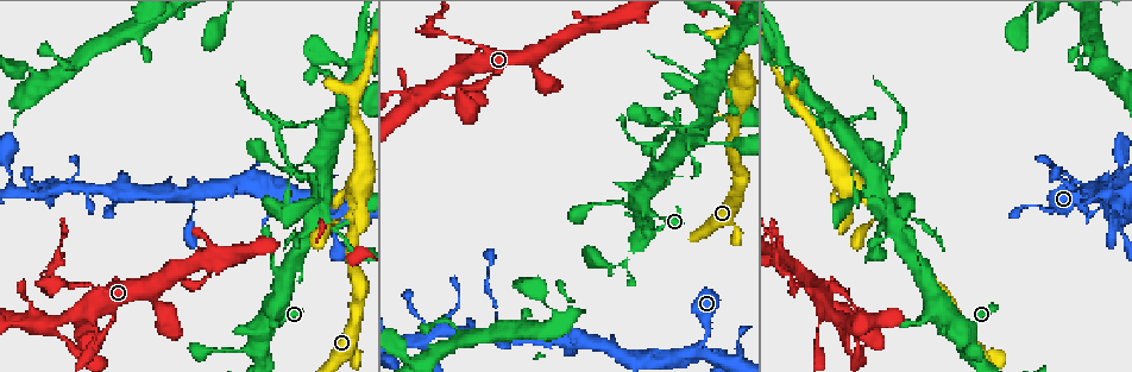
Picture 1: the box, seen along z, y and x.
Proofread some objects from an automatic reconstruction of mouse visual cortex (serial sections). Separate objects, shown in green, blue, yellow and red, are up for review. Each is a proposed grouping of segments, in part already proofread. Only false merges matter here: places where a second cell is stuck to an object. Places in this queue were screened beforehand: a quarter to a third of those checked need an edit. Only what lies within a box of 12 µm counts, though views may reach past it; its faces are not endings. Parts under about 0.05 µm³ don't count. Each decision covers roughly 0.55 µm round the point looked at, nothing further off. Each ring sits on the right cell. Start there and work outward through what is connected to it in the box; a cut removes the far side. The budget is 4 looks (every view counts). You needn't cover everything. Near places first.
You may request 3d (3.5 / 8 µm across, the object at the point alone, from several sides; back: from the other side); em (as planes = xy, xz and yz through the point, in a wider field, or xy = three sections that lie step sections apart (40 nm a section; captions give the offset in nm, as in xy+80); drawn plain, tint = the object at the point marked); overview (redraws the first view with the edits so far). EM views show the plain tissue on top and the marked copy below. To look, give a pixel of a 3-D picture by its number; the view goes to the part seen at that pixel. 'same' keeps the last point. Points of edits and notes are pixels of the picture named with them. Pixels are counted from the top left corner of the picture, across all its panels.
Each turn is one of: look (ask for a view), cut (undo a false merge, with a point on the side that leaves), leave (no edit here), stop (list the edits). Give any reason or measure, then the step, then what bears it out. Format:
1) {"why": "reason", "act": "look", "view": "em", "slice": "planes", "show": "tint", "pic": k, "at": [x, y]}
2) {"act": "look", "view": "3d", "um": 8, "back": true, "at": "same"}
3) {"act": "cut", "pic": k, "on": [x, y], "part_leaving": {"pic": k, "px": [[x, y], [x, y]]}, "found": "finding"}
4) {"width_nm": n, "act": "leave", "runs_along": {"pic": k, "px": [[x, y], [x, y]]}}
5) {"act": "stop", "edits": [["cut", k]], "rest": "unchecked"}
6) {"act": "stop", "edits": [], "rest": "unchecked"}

{"why": "sharp bend", "act": "look", "view": "3d", "um": 3.5, "pic": 1, "at": [117, 193]}

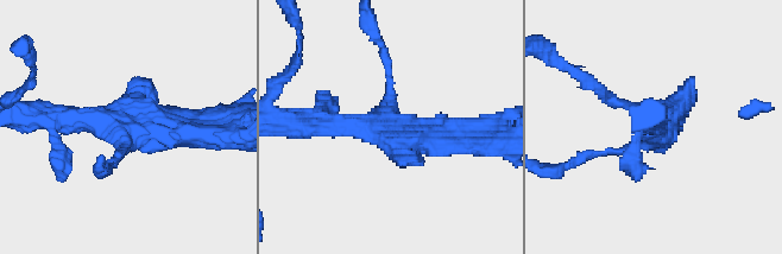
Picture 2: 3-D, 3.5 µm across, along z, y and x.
{"act": "look", "view": "em", "slice": "planes", "show": "tint", "pic": 2, "at": [125, 131]}

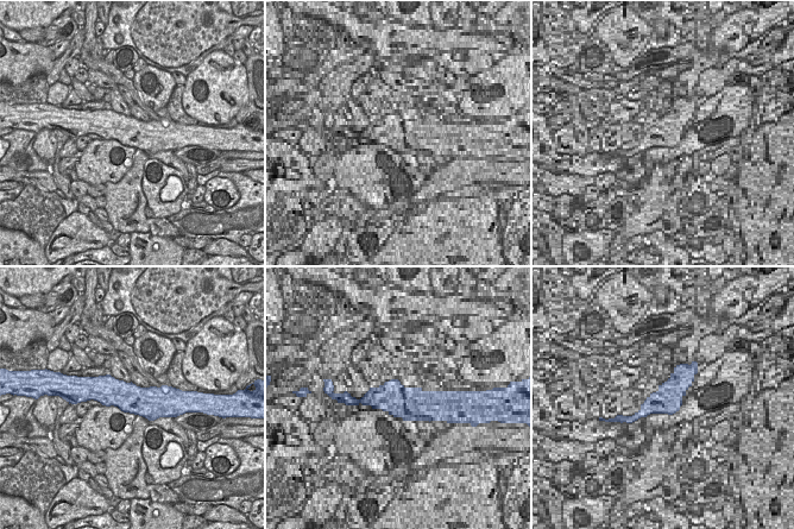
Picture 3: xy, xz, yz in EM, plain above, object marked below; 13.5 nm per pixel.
{"width_nm": 420, "act": "leave", "runs_along": {"pic": 2, "px": [[207, 129], [43, 115]]}, "found": "all the same cell"}

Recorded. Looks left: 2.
{"why": "abrupt turn", "act": "look", "view": "3d", "um": 3.5, "pic": 1, "at": [890, 220]}

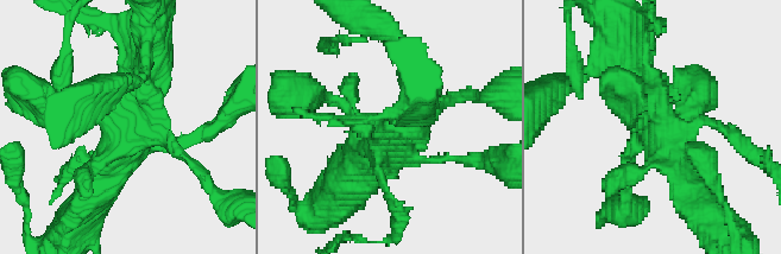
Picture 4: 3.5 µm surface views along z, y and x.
{"why": "need the tissue", "act": "look", "view": "em", "slice": "xy", "step": 2, "show": "tint", "pic": 4, "at": [658, 130]}

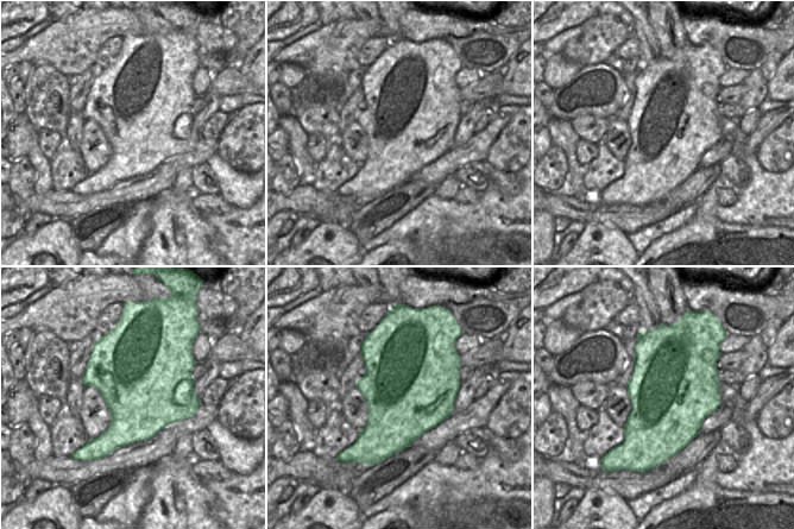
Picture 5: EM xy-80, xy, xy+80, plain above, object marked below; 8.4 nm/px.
{"act": "leave", "found": "one cell here"}

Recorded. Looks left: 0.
{"act": "stop", "edits": [], "rest": "unchecked"}

